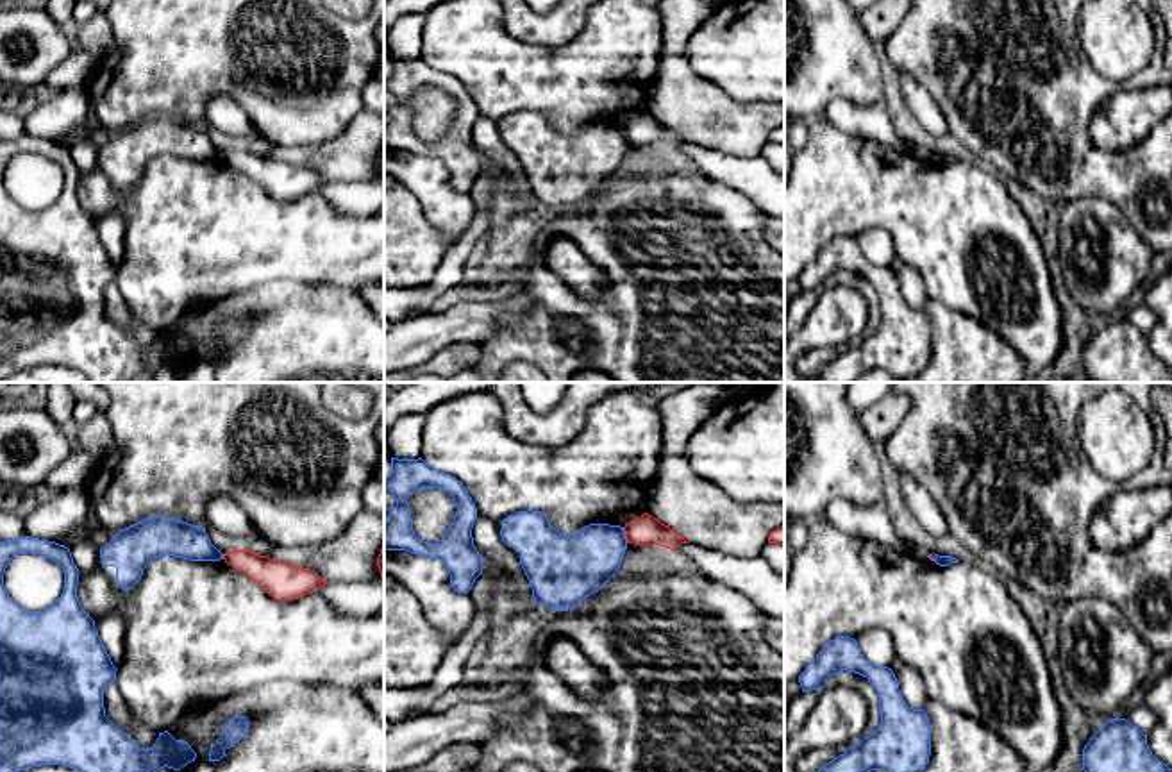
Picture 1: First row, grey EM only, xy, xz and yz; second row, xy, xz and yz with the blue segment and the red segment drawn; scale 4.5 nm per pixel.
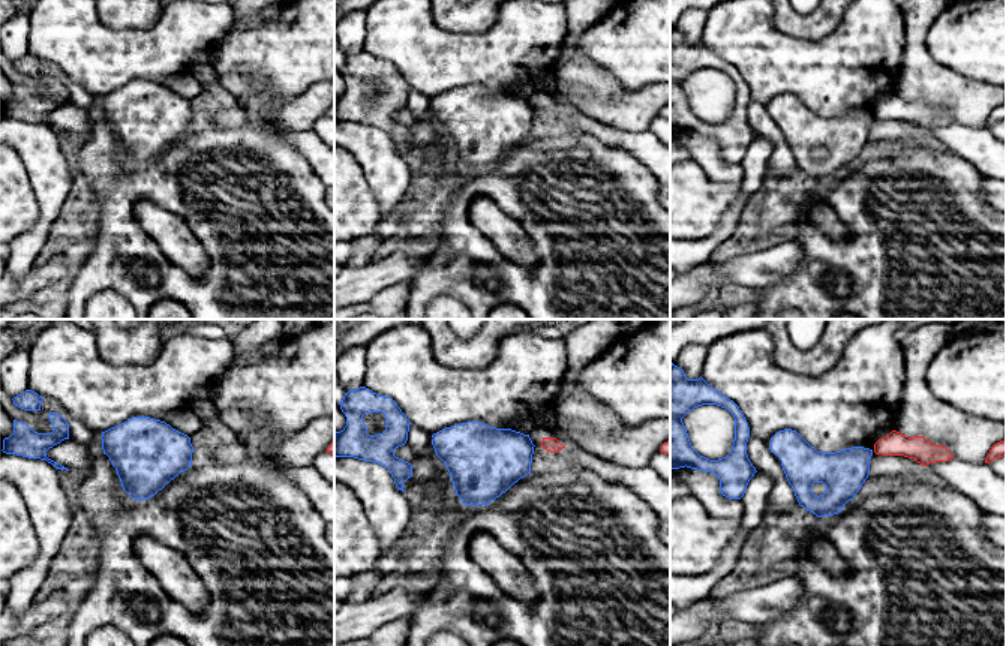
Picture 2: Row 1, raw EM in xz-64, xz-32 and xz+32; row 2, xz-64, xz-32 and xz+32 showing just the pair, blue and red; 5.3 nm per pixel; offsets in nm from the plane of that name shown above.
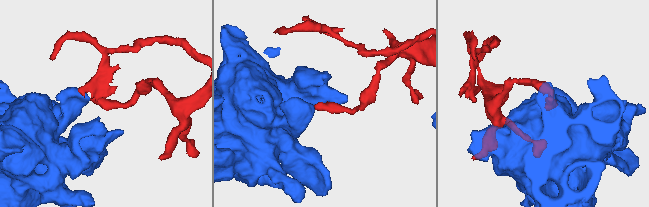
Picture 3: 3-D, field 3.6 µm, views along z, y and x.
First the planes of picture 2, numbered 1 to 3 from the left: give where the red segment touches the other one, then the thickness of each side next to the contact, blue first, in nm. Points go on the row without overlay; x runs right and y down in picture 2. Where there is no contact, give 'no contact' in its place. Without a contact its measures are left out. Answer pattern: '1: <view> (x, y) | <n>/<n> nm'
1: no contact
2: no contact
3: no contact

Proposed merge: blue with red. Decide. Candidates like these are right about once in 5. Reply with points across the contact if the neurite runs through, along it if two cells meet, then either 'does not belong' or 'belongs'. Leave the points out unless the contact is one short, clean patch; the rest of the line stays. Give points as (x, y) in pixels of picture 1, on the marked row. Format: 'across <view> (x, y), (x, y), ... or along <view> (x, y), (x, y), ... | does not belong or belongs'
along xz (622, 528), (627, 542) | does not belong

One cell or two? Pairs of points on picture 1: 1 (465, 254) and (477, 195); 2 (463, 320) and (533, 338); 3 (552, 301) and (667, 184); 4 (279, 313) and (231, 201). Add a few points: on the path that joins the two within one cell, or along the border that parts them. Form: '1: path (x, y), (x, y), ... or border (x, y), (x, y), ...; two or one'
1: path (472, 240), (481, 224), (481, 209); one
2: border (533, 306), (520, 322), (499, 326), (477, 344); two
3: path (595, 308), (620, 290), (627, 242), (640, 227); one
4: border (308, 285), (265, 281), (227, 297); two

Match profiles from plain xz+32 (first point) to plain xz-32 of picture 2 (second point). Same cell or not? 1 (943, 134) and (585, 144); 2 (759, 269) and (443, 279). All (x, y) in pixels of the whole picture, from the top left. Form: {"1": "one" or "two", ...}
{"1": "two", "2": "two"}

